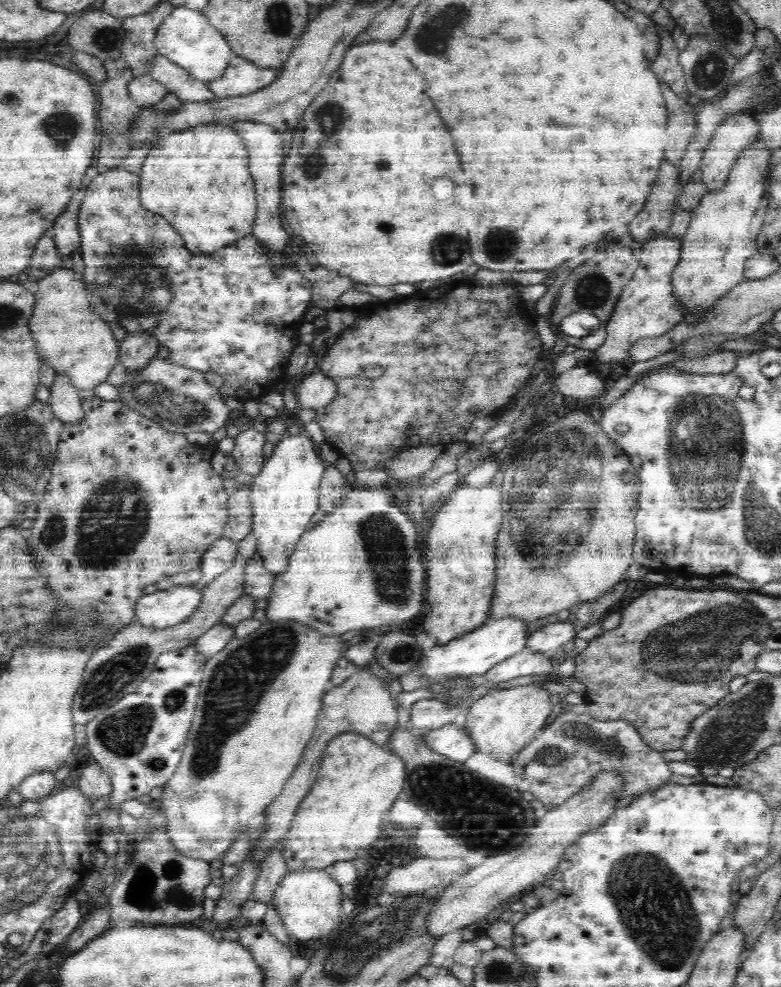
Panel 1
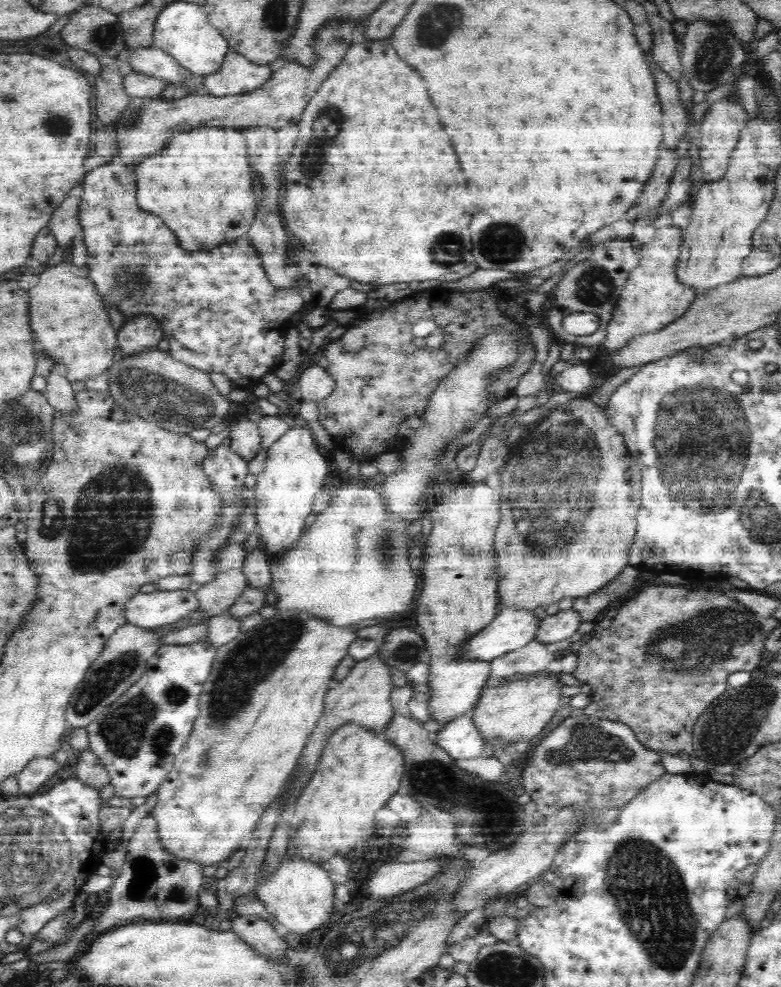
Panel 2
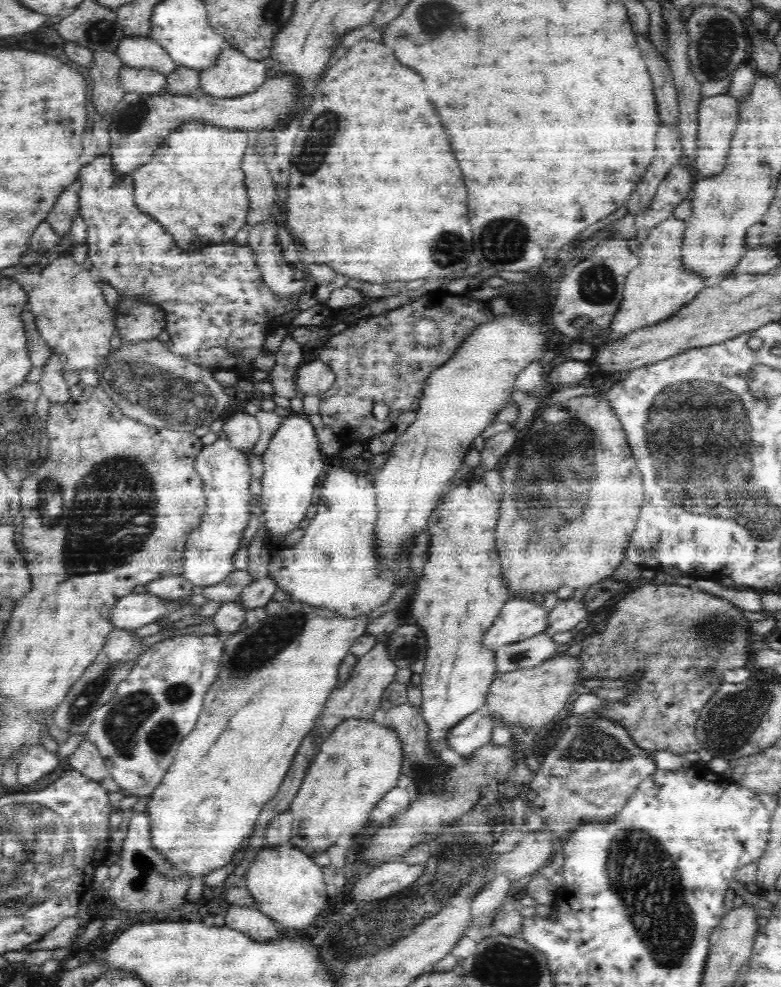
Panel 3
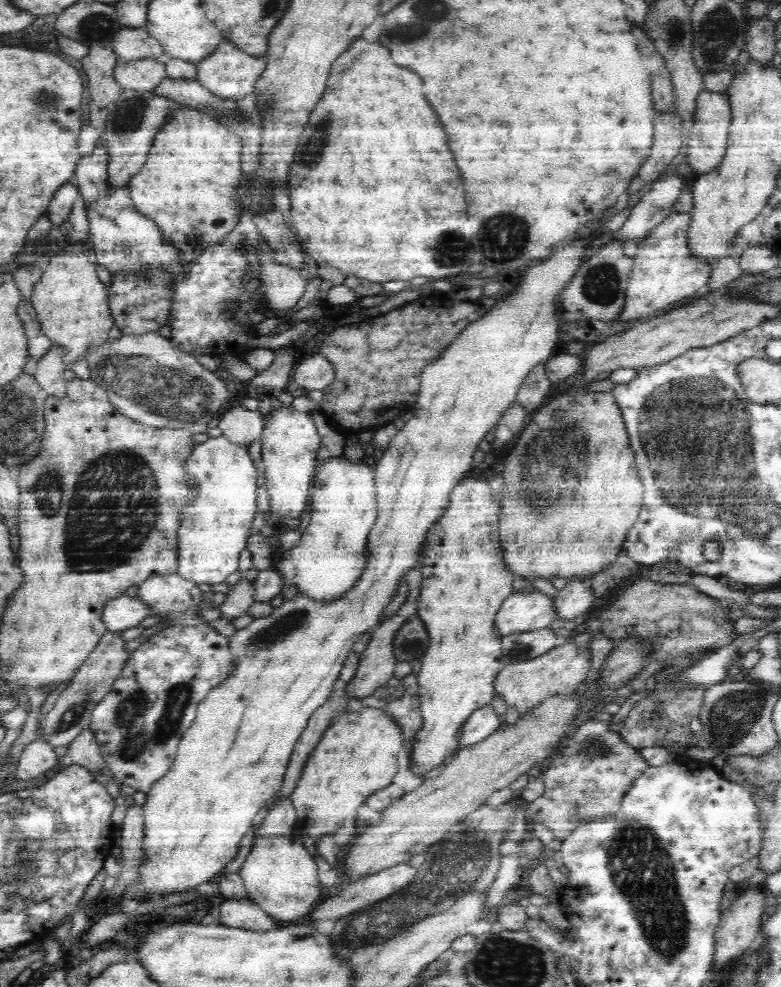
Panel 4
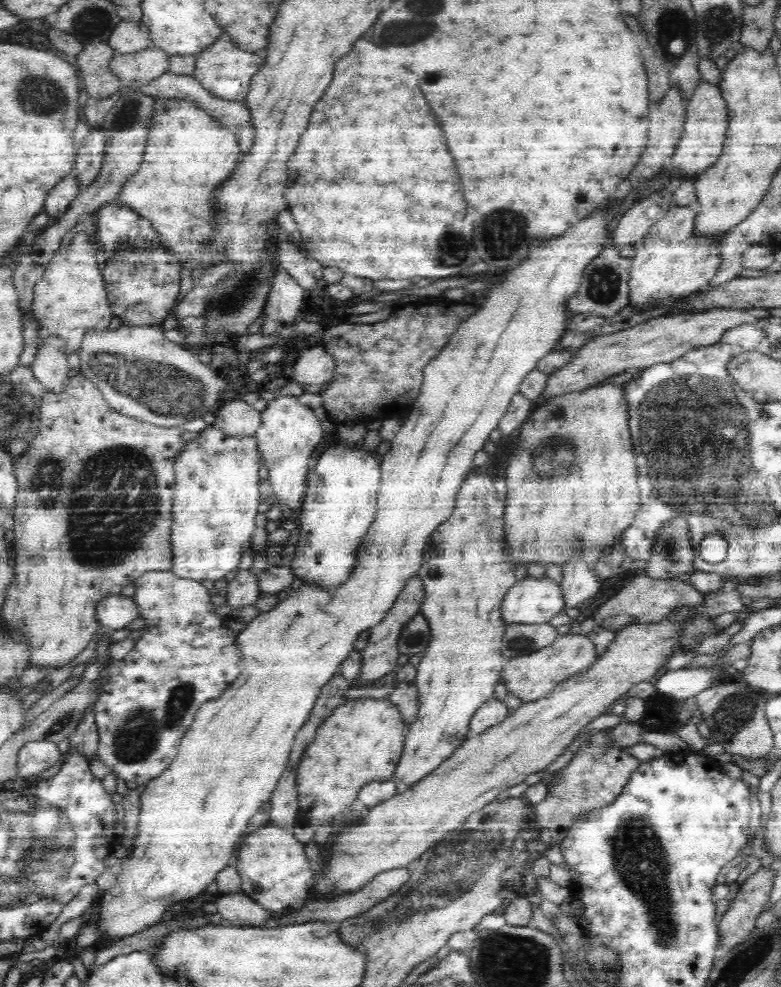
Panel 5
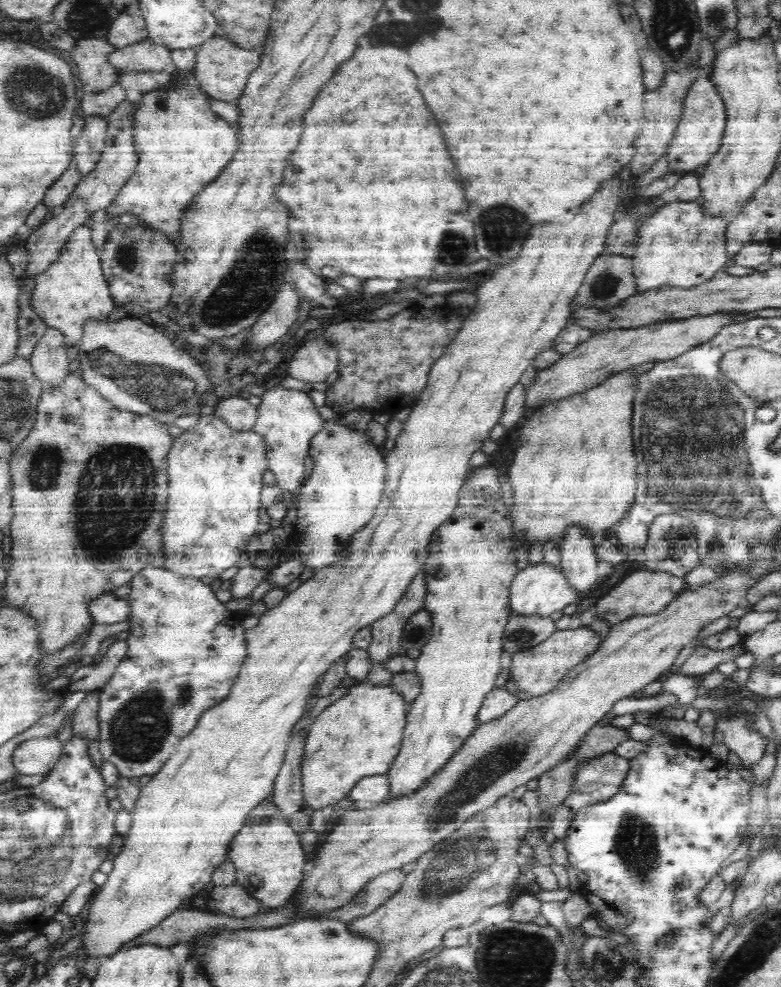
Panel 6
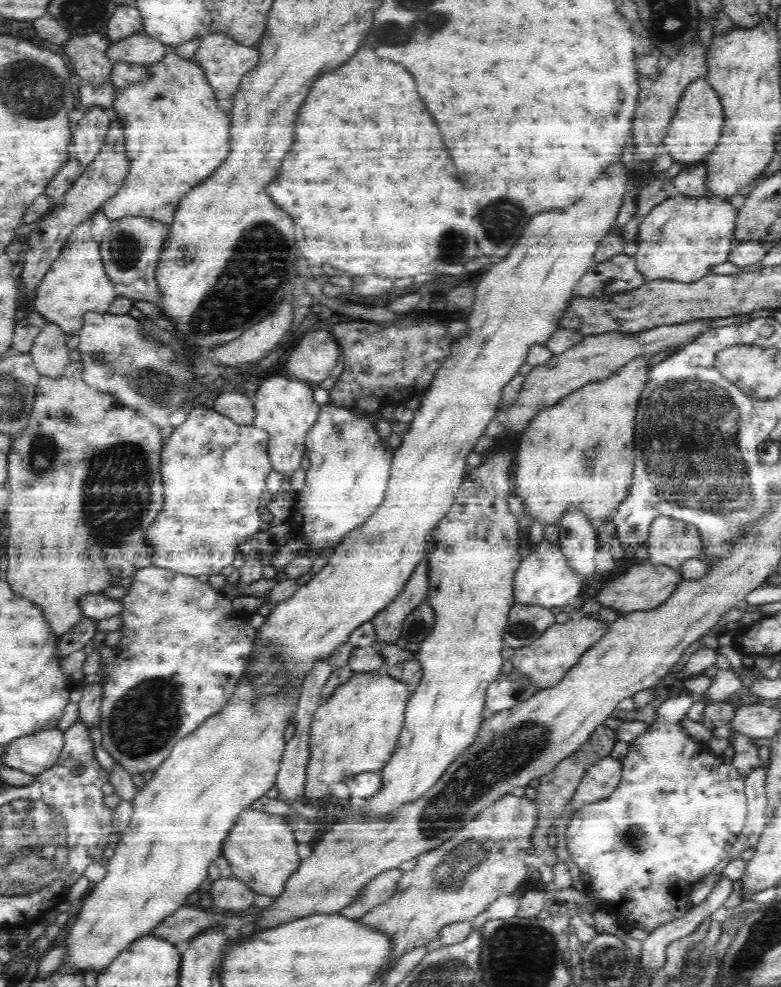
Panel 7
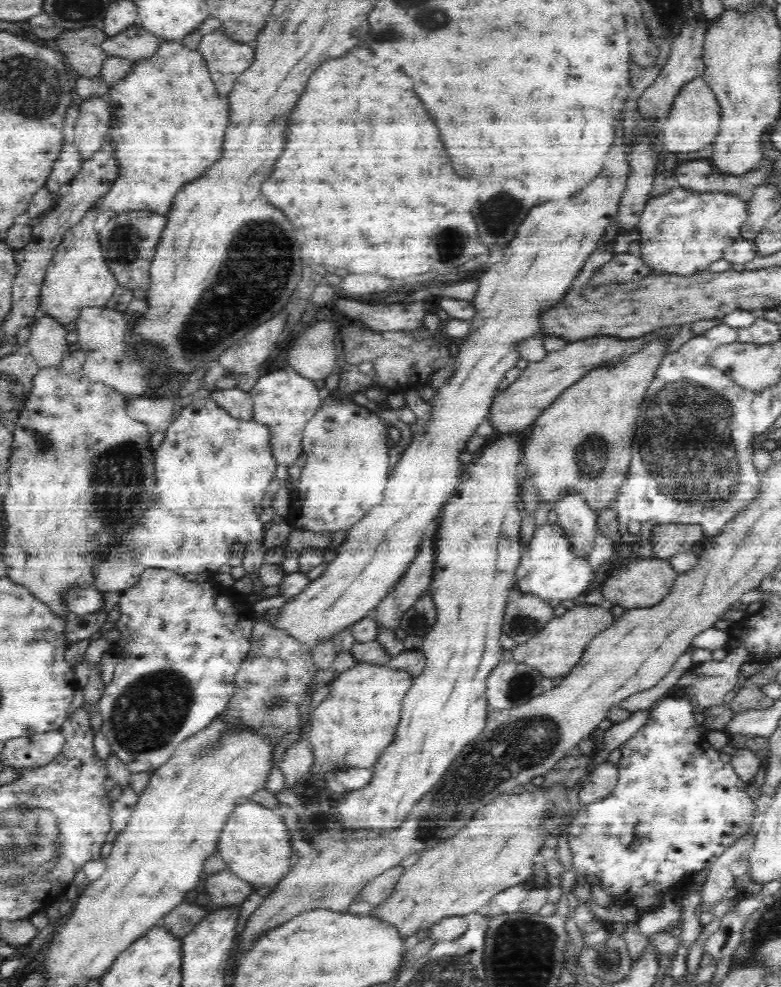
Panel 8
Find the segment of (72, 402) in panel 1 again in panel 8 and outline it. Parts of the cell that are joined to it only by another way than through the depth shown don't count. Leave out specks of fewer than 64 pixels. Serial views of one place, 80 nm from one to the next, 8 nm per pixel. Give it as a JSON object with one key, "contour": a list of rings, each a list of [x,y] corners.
{"contour":[[[42,314],[38,320],[34,321],[30,328],[30,338],[24,346],[24,350],[30,352],[39,368],[56,368],[61,364],[64,356],[69,352],[69,345],[66,341],[67,331],[56,319]]]}

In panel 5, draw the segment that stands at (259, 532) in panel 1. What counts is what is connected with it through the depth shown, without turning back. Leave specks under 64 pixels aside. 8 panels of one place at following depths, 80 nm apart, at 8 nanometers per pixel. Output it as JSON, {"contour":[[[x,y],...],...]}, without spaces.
{"contour":[[[294,396],[276,398],[266,412],[262,412],[262,426],[255,434],[259,441],[260,453],[263,454],[264,465],[268,467],[268,482],[272,488],[275,504],[282,509],[291,509],[295,513],[301,506],[308,480],[309,462],[316,444],[320,442],[322,430],[334,426],[328,418],[316,418],[316,414],[302,406]]]}

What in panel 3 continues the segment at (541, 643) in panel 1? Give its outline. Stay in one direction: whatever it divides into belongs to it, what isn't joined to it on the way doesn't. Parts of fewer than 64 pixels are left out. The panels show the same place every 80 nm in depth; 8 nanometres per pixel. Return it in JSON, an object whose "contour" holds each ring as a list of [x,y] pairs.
{"contour":[[[575,597],[569,600],[560,600],[549,615],[549,623],[544,632],[550,636],[560,634],[560,632],[568,632],[581,620],[587,618],[587,611],[584,597],[581,600]]]}

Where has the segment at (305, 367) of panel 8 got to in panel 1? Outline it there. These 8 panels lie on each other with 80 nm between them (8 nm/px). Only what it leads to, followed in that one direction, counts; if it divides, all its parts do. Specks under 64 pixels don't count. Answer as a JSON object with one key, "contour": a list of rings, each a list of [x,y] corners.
{"contour":[[[317,369],[300,380],[296,386],[297,400],[302,408],[318,410],[337,396],[336,383]]]}

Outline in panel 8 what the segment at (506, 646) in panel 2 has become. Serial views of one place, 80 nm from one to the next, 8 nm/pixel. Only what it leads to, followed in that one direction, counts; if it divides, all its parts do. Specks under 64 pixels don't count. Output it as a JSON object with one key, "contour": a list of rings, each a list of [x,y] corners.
{"contour":[[[542,526],[535,530],[534,540],[528,546],[528,552],[522,555],[518,568],[515,570],[515,586],[517,593],[533,594],[539,596],[542,601],[550,603],[552,600],[573,600],[582,594],[588,586],[588,582],[594,578],[594,570],[588,560],[578,558],[578,552],[574,550],[574,544],[567,539],[566,533],[558,526]]]}

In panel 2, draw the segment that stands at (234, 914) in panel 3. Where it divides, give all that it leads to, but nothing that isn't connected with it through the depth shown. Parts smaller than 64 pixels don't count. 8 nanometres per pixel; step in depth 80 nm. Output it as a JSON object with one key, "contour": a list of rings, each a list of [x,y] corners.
{"contour":[[[238,913],[232,929],[252,948],[264,952],[264,956],[286,956],[288,952],[288,944],[276,934],[266,916]]]}

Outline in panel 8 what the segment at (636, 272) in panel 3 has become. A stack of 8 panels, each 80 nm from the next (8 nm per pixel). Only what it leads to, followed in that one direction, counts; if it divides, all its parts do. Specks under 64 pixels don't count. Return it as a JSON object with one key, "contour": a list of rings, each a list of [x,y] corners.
{"contour":[[[678,187],[670,192],[649,198],[637,224],[635,237],[639,240],[640,255],[651,268],[651,273],[670,272],[680,276],[708,270],[712,262],[722,260],[724,250],[739,238],[741,228],[747,219],[747,201],[730,192],[693,192]]]}

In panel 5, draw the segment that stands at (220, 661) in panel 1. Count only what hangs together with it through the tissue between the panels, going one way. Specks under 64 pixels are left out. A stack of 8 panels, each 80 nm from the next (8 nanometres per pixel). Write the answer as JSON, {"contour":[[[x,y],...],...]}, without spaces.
{"contour":[[[602,210],[598,214],[591,214],[590,212],[574,224],[576,226],[566,229],[560,238],[556,238],[556,240],[552,238],[552,242],[546,242],[542,246],[532,244],[532,248],[530,248],[532,252],[530,252],[528,260],[524,260],[518,268],[514,268],[512,272],[508,272],[506,274],[506,282],[502,282],[500,286],[494,286],[490,290],[490,294],[486,296],[484,306],[477,308],[475,314],[461,324],[457,332],[451,337],[451,340],[448,341],[448,345],[440,352],[440,355],[436,356],[436,359],[432,360],[426,366],[420,395],[416,398],[412,410],[406,416],[400,430],[398,430],[396,436],[391,440],[389,451],[381,458],[380,471],[382,471],[383,475],[377,496],[376,518],[374,518],[367,532],[359,541],[355,553],[355,563],[347,579],[343,583],[334,585],[333,587],[322,587],[316,581],[304,583],[300,588],[293,590],[286,600],[279,602],[274,609],[260,613],[248,623],[246,628],[240,631],[238,642],[240,651],[242,651],[242,672],[240,676],[230,684],[219,698],[212,699],[210,702],[206,702],[200,706],[191,727],[186,731],[186,734],[184,734],[180,741],[176,758],[169,763],[168,768],[160,776],[157,776],[146,784],[146,788],[141,794],[140,819],[134,854],[128,856],[128,860],[124,862],[124,868],[120,872],[118,882],[114,884],[112,890],[108,890],[108,894],[102,898],[102,904],[100,904],[100,928],[106,932],[106,942],[112,944],[118,938],[128,938],[130,934],[138,934],[140,930],[156,925],[160,922],[164,910],[170,904],[174,904],[178,900],[184,900],[184,898],[198,896],[202,890],[205,890],[208,884],[216,881],[216,876],[224,868],[233,864],[234,854],[236,853],[237,846],[240,846],[240,841],[245,834],[246,828],[248,828],[248,822],[250,822],[250,819],[256,812],[263,808],[265,802],[271,800],[272,793],[278,782],[280,782],[280,776],[282,776],[282,772],[286,770],[289,764],[289,754],[291,753],[294,738],[296,738],[298,730],[308,723],[307,720],[320,696],[320,692],[322,692],[322,688],[330,682],[330,678],[341,668],[342,661],[346,660],[348,655],[353,651],[353,644],[358,640],[360,633],[363,630],[376,626],[387,615],[386,610],[390,611],[394,607],[398,599],[398,594],[403,591],[403,588],[407,584],[406,578],[411,578],[411,576],[418,574],[419,568],[423,563],[422,560],[424,560],[424,548],[426,548],[426,544],[428,544],[428,540],[436,530],[436,527],[442,524],[452,514],[460,485],[470,475],[470,470],[474,467],[473,460],[475,454],[478,450],[484,448],[484,444],[489,441],[491,432],[498,428],[500,419],[504,416],[506,409],[510,407],[512,398],[519,392],[519,387],[524,378],[526,378],[526,374],[530,370],[535,370],[537,363],[543,357],[551,354],[554,350],[558,350],[556,348],[559,346],[559,341],[556,338],[562,339],[568,330],[568,322],[566,321],[566,305],[568,304],[568,300],[578,290],[579,284],[583,279],[584,269],[600,254],[602,244],[609,243],[606,241],[606,238],[610,238],[610,234],[608,234],[610,230],[606,228],[606,218],[604,218],[604,212]]]}

